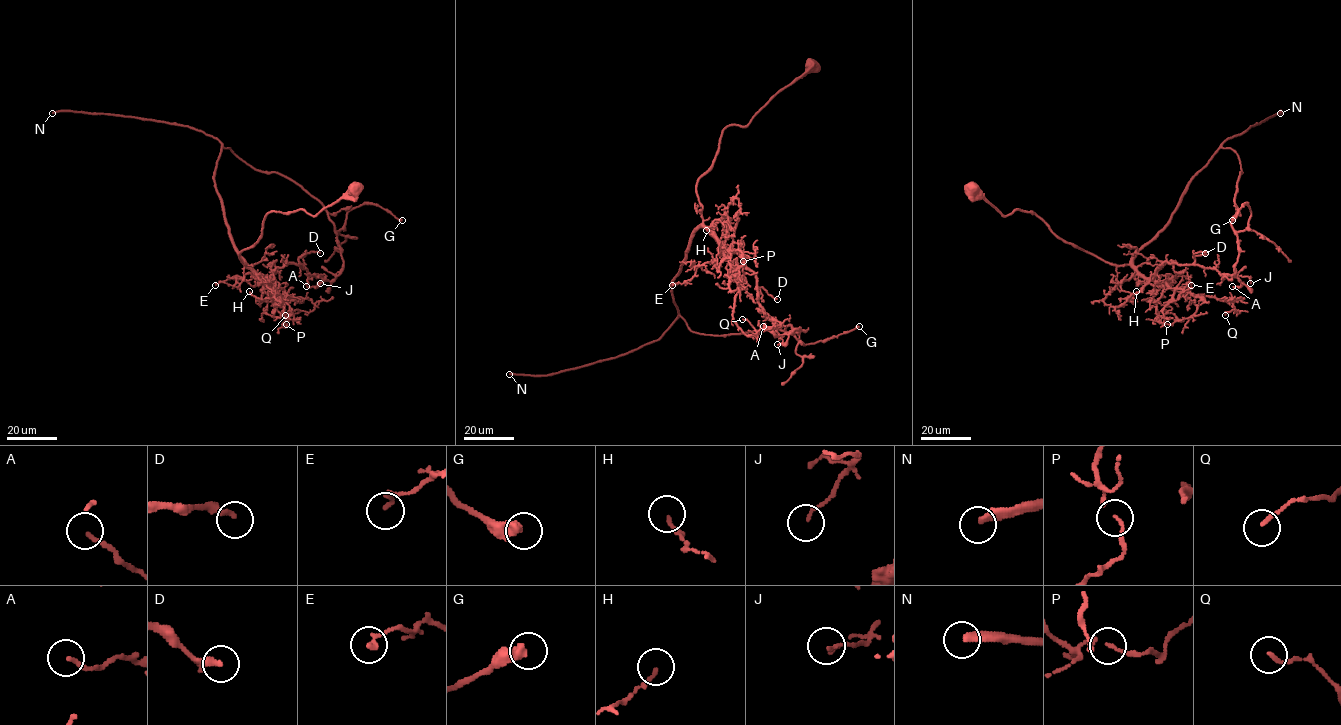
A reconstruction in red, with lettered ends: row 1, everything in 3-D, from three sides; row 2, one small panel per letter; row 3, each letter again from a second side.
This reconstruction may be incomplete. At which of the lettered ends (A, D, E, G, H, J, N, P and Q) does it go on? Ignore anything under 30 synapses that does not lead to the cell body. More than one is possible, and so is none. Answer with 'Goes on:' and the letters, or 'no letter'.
Goes on: N

